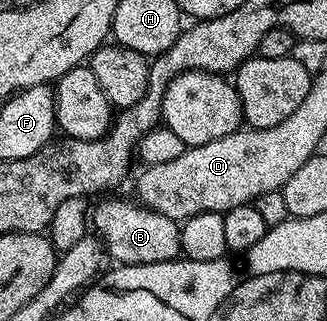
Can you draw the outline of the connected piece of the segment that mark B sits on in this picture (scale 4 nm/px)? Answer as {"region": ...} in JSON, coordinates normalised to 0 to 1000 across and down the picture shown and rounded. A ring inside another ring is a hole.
{"region":[[[312,614],[297,623],[300,636],[284,636],[281,645],[281,720],[300,745],[309,748],[312,766],[321,773],[321,791],[333,798],[336,807],[349,804],[346,813],[361,826],[465,826],[468,819],[498,819],[502,813],[526,813],[529,807],[547,804],[557,794],[557,766],[550,763],[550,695],[541,682],[520,682],[505,673],[502,664],[462,657],[434,632],[413,626],[407,617],[398,620],[324,620],[336,614]]]}

